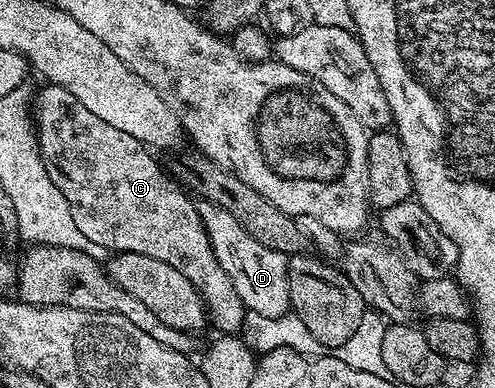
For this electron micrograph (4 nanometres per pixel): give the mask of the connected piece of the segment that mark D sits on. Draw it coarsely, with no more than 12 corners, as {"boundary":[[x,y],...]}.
{"boundary":[[214,203],[199,210],[252,314],[290,310],[289,260]]}

